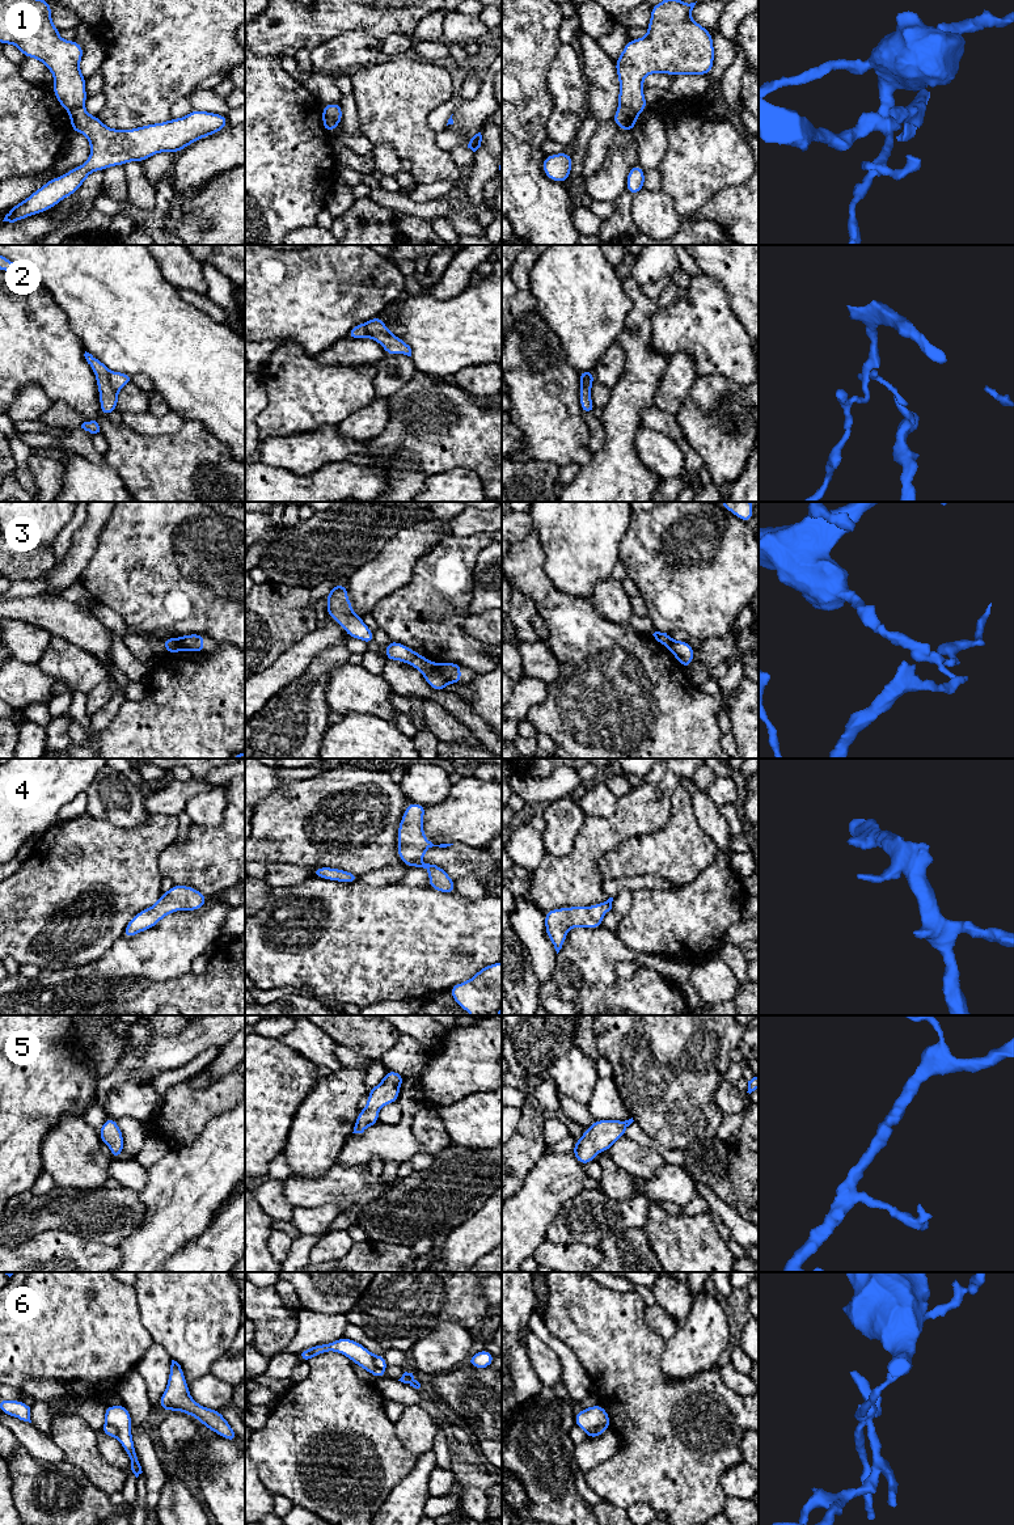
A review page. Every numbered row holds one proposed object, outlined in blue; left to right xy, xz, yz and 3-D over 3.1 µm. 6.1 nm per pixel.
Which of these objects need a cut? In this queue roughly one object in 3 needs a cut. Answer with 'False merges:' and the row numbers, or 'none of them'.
False merges: 1, 2, 3, 6

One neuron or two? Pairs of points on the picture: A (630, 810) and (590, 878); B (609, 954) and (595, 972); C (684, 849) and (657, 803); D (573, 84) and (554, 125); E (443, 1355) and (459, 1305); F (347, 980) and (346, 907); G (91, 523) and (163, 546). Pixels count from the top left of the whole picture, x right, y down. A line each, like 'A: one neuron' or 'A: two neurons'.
A: one neuron
B: one neuron
C: two neurons
D: one neuron
E: two neurons
F: one neuron
G: two neurons

